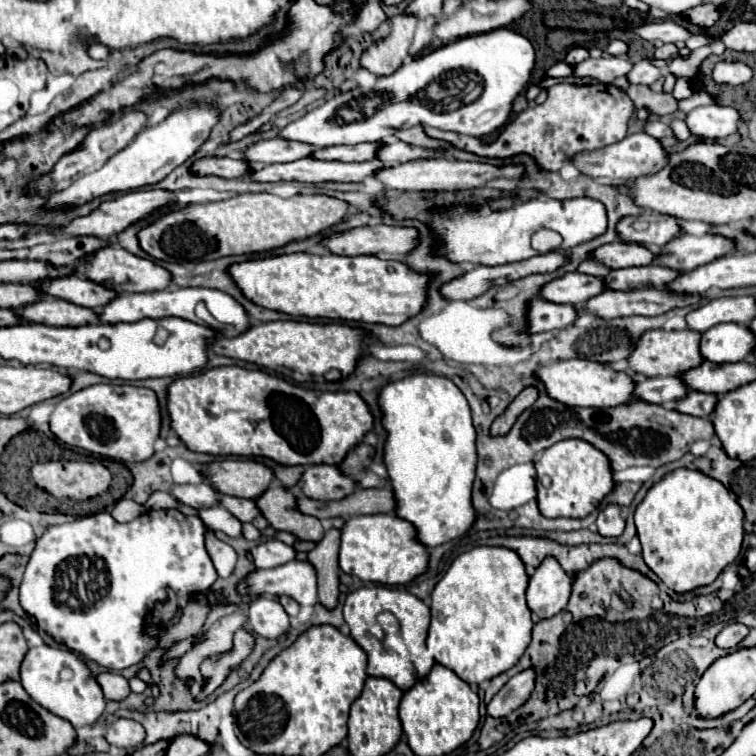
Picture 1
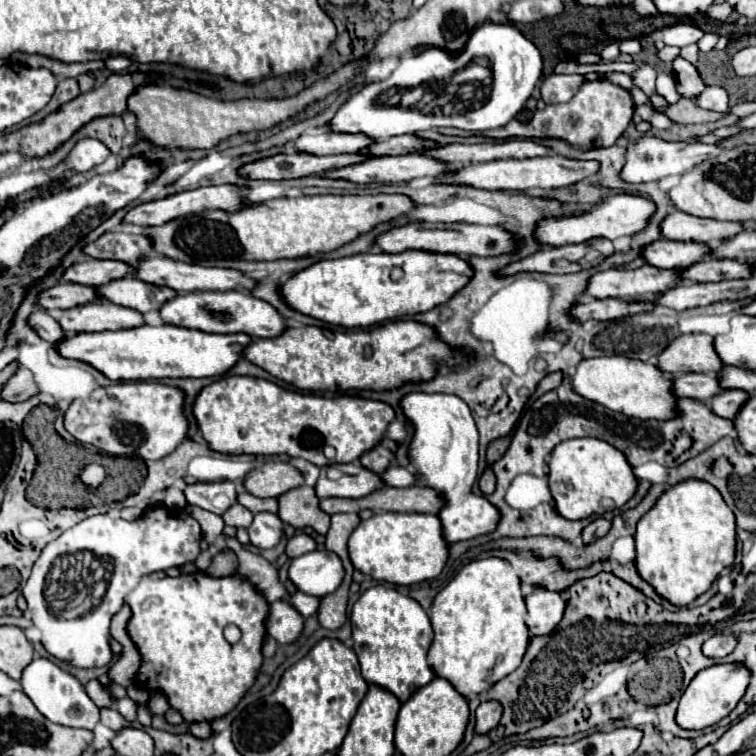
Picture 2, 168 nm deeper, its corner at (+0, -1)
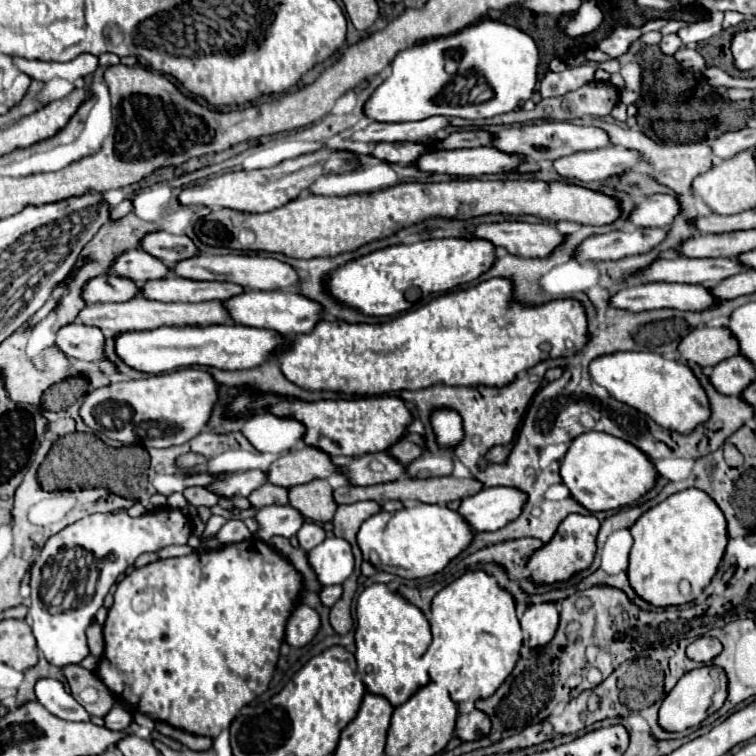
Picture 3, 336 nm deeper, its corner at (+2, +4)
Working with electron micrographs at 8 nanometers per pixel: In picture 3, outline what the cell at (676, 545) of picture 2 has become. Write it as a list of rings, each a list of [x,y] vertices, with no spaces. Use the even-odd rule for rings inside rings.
[[[685,489],[671,497],[667,497],[663,503],[651,507],[647,513],[643,513],[635,525],[629,529],[633,535],[633,547],[629,553],[629,567],[627,577],[633,585],[633,591],[645,599],[647,603],[655,607],[669,607],[669,605],[685,605],[701,595],[701,591],[709,585],[711,577],[715,575],[721,557],[725,553],[727,545],[727,521],[717,507],[717,503],[699,489]],[[687,579],[693,585],[693,591],[685,597],[679,593],[679,581]]]

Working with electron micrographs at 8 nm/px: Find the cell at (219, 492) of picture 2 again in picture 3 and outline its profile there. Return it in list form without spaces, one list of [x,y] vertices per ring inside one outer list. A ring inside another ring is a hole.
[[[253,469],[253,471],[243,471],[243,473],[221,477],[209,487],[209,491],[219,493],[223,497],[247,497],[251,491],[255,491],[263,483],[267,483],[267,473]]]

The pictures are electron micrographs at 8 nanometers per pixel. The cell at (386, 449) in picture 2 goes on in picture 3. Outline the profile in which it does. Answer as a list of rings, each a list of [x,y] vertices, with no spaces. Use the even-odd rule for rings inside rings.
[[[407,433],[403,439],[399,439],[389,453],[401,461],[403,465],[409,465],[413,459],[417,459],[425,451],[425,439],[419,433]]]

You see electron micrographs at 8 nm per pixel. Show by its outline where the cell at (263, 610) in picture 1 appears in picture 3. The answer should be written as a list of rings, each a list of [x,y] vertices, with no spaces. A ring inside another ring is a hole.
[[[299,605],[287,623],[285,641],[293,647],[305,647],[307,643],[313,641],[319,627],[321,627],[319,613],[307,605]]]

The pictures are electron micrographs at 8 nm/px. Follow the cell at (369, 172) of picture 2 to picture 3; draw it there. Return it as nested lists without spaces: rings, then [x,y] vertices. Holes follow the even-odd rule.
[[[487,145],[487,147],[475,147],[475,149],[453,149],[453,151],[431,151],[419,157],[415,163],[421,171],[427,173],[447,173],[455,177],[479,177],[479,175],[489,175],[489,173],[509,173],[517,169],[517,165],[523,163],[523,157],[513,157],[513,153],[501,153],[497,147]]]

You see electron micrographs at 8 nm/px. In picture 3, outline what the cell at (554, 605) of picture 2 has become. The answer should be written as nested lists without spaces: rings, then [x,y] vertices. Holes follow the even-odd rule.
[[[541,603],[527,607],[521,617],[525,645],[529,645],[531,649],[545,647],[557,633],[557,625],[559,625],[559,611],[555,603]]]

